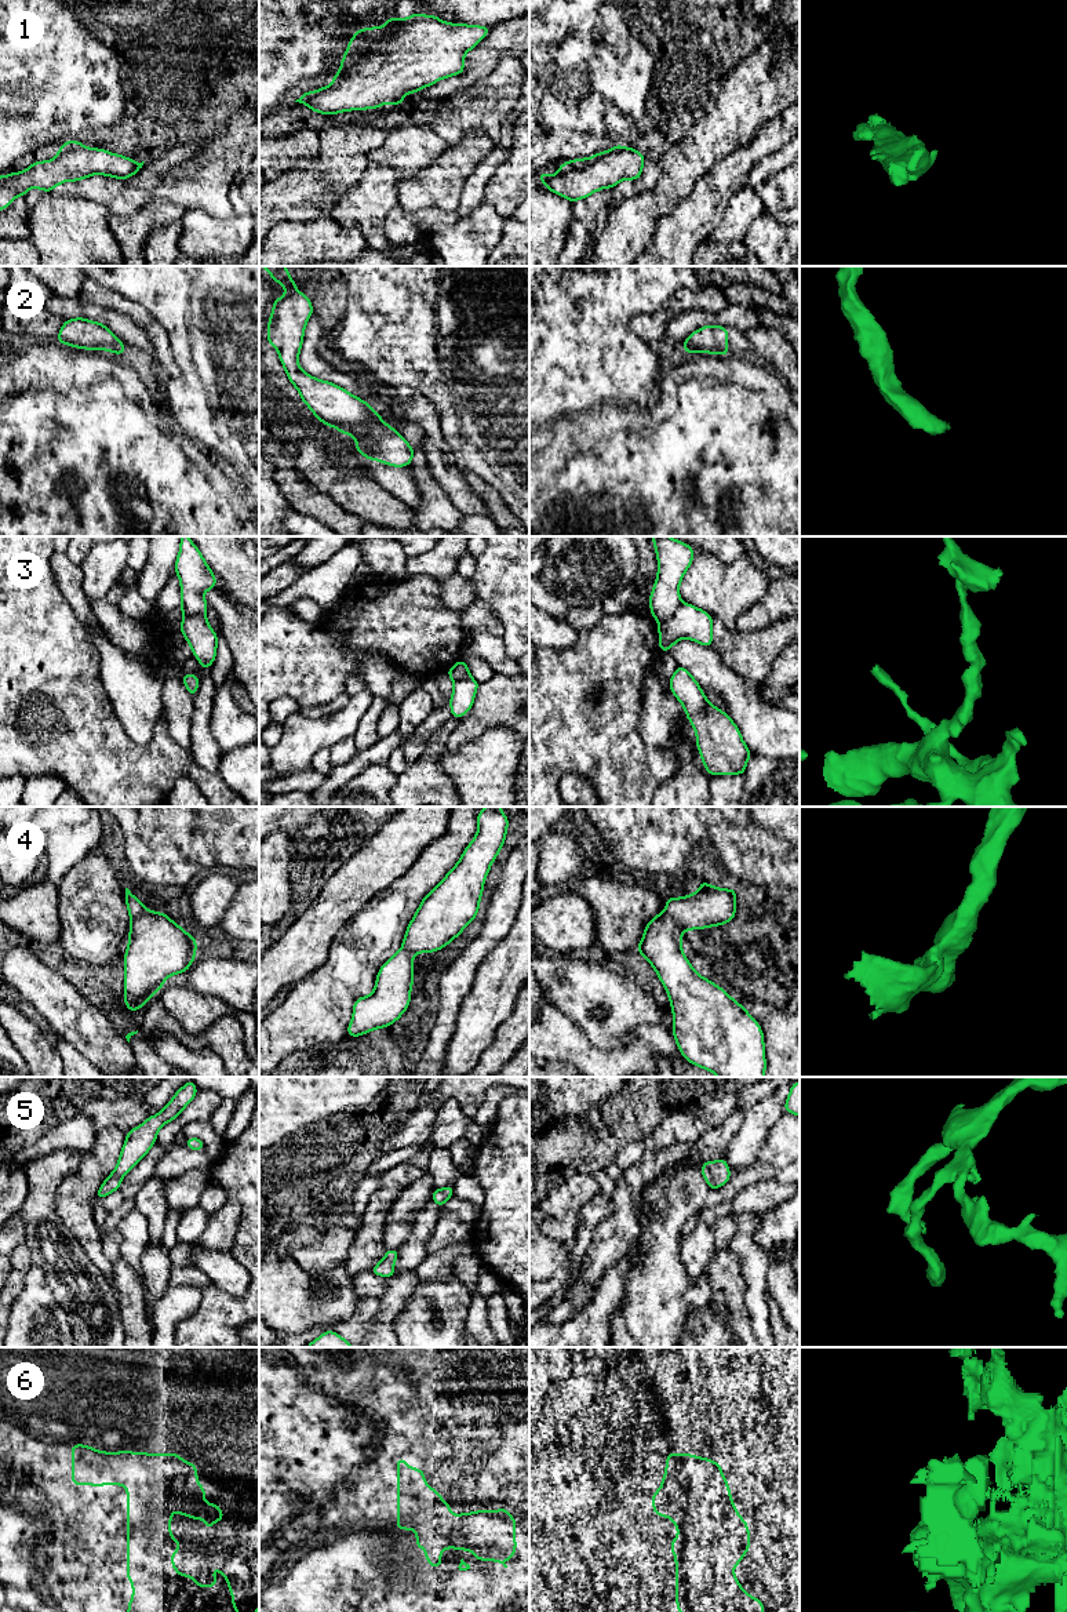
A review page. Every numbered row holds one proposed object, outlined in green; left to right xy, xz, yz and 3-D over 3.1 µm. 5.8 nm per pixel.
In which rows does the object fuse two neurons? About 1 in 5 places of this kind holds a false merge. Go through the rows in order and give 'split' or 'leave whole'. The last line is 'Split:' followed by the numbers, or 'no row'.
1: leave whole
2: leave whole
3: split
4: split
5: leave whole
6: split
Split: 3, 4, 6

